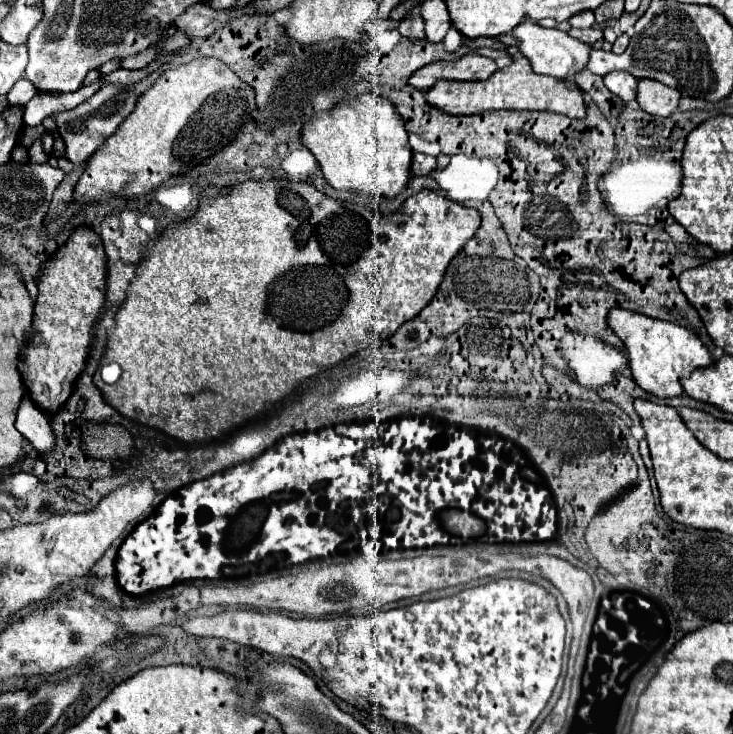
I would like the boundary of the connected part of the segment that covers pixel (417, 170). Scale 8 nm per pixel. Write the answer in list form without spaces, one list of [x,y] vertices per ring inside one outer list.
[[[413,153],[413,163],[411,163],[413,175],[429,175],[435,171],[435,157],[427,157],[423,153]]]

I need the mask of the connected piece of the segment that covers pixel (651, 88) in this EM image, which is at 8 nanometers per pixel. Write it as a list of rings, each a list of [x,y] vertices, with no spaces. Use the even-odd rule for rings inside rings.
[[[653,79],[639,81],[637,87],[637,103],[651,117],[669,117],[679,103],[681,93],[673,87],[661,85]]]

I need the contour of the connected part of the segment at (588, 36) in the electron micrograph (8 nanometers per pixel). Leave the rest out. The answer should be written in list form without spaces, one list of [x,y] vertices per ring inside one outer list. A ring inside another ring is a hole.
[[[591,27],[591,29],[571,29],[569,35],[579,39],[579,41],[583,41],[583,43],[589,43],[589,45],[593,45],[593,43],[603,39],[603,31],[597,29],[597,27]]]

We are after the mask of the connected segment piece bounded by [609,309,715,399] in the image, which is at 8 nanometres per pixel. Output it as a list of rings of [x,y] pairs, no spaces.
[[[611,309],[609,327],[615,331],[615,335],[623,341],[627,349],[629,369],[635,383],[643,391],[659,399],[679,397],[683,393],[683,385],[681,385],[683,377],[689,377],[695,369],[705,369],[715,363],[713,355],[709,353],[709,349],[705,349],[701,339],[693,331],[681,325],[657,321],[627,309]]]

